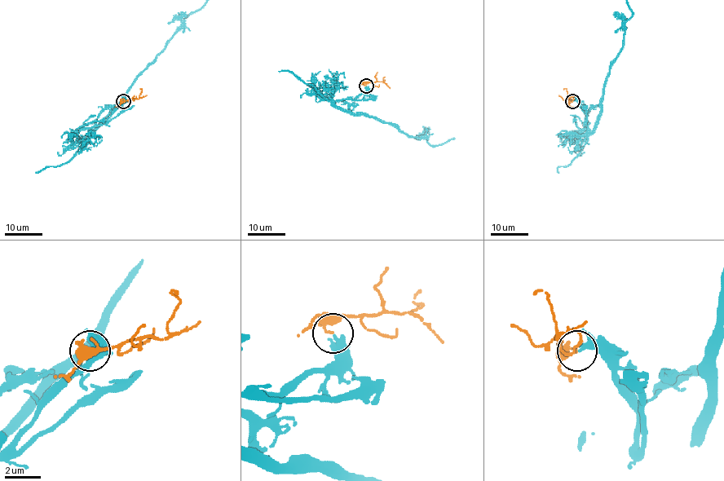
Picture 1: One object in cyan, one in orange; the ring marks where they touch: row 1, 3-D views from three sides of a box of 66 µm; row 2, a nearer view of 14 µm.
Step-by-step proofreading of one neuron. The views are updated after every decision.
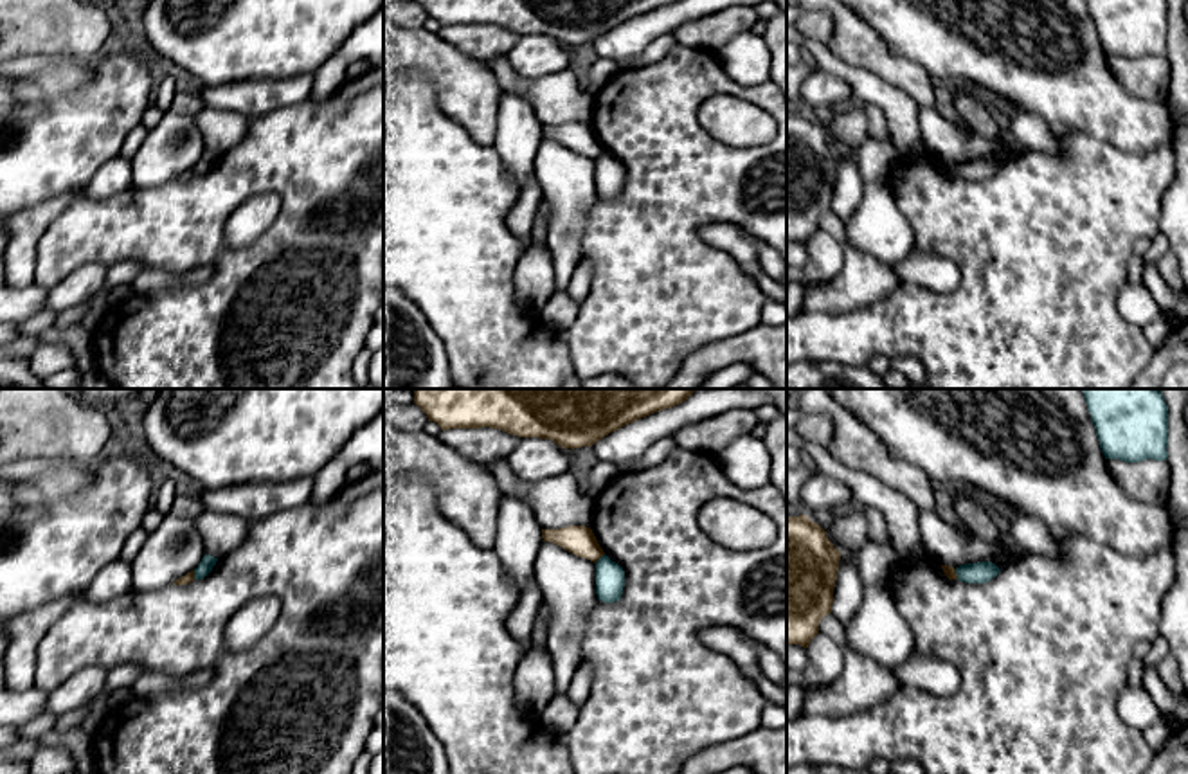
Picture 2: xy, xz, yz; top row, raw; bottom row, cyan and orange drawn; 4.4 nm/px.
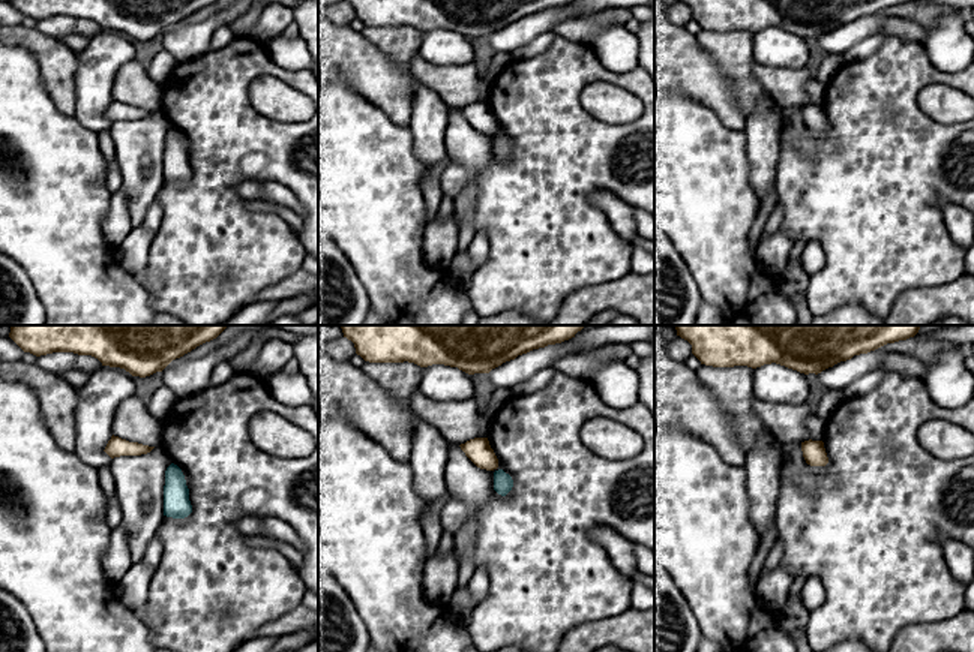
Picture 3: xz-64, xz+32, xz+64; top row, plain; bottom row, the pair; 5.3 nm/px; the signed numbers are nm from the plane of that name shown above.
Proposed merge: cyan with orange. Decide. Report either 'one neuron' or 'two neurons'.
two neurons

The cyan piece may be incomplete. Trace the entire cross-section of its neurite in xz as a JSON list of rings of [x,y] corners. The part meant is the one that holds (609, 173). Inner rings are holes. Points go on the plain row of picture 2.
[[[603,151],[596,158],[596,191],[599,198],[614,200],[621,196],[625,184],[625,167],[621,162]]]

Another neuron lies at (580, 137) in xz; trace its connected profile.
[[[569,122],[562,126],[542,126],[544,139],[553,139],[565,148],[598,158],[605,149],[599,144],[590,124],[585,122]]]

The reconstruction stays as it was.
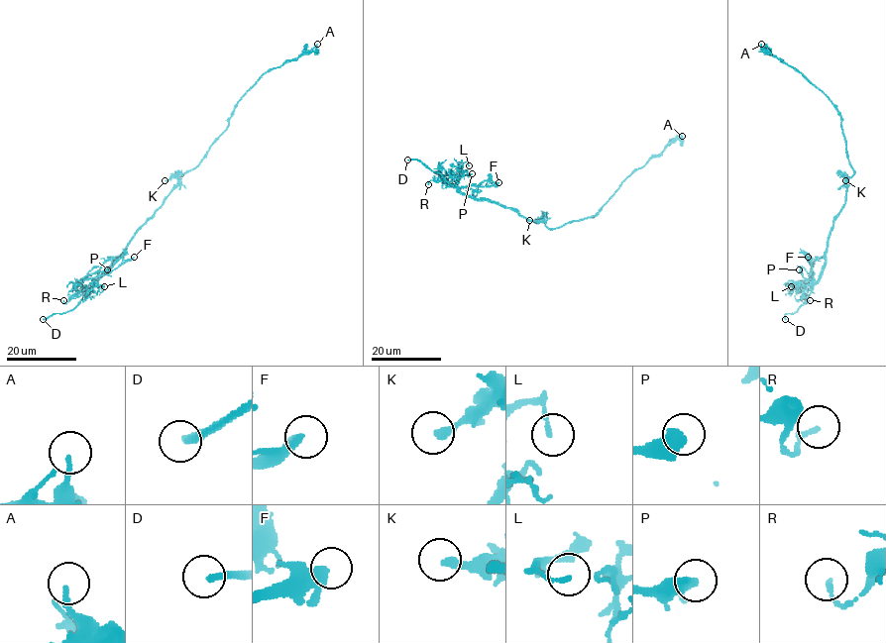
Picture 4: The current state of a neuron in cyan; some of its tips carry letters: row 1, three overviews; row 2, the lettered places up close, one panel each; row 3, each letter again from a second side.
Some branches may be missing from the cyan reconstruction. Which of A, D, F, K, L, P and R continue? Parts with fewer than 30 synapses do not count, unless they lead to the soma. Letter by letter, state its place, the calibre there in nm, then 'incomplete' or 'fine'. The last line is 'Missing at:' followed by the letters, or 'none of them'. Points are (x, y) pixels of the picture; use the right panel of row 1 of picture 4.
A: (761, 44) | 150 nm | fine
D: (785, 319) | 260 nm | incomplete
F: (808, 257) | 400 nm | fine
K: (845, 180) | 280 nm | fine
L: (791, 286) | 130 nm | fine
P: (799, 269) | 480 nm | fine
R: (810, 300) | 170 nm | fine
Missing at: D

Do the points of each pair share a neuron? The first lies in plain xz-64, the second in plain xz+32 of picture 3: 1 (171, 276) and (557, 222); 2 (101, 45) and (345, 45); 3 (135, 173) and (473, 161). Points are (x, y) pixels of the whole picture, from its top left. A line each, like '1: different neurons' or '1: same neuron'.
1: same neuron
2: different neurons
3: same neuron

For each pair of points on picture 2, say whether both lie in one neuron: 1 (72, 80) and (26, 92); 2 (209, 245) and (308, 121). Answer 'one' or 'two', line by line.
1: one
2: one

